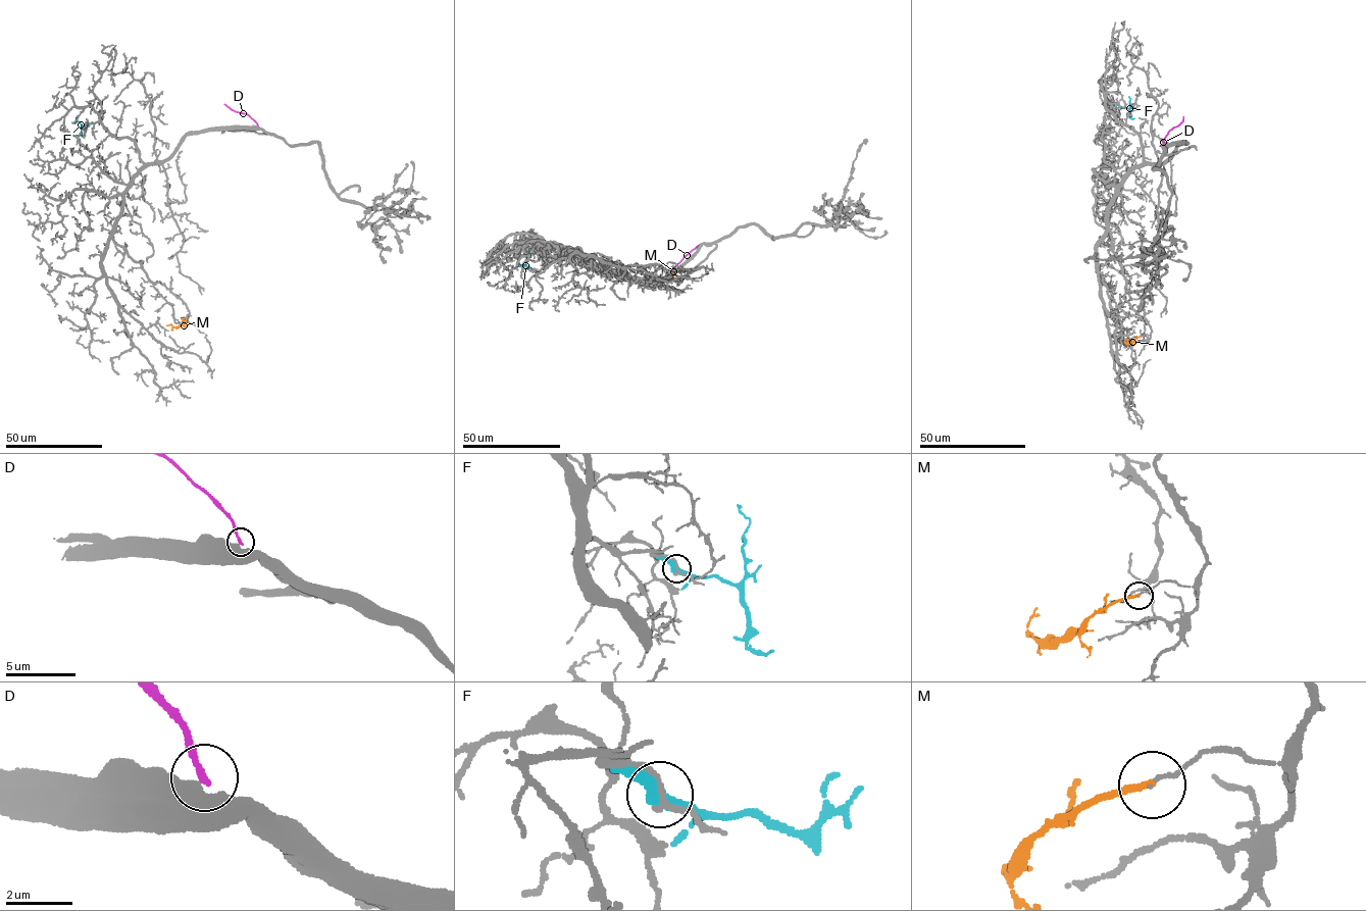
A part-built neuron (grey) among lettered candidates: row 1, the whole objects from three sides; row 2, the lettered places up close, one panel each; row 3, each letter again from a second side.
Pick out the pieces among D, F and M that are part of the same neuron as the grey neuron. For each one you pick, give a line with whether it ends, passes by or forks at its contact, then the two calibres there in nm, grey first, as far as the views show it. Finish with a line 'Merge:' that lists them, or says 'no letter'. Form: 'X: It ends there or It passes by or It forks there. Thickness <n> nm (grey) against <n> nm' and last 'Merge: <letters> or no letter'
Merge: no letter

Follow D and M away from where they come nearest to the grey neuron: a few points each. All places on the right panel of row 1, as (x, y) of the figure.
D: (1163, 144), (1183, 116)
M: (1142, 336), (1128, 340)

